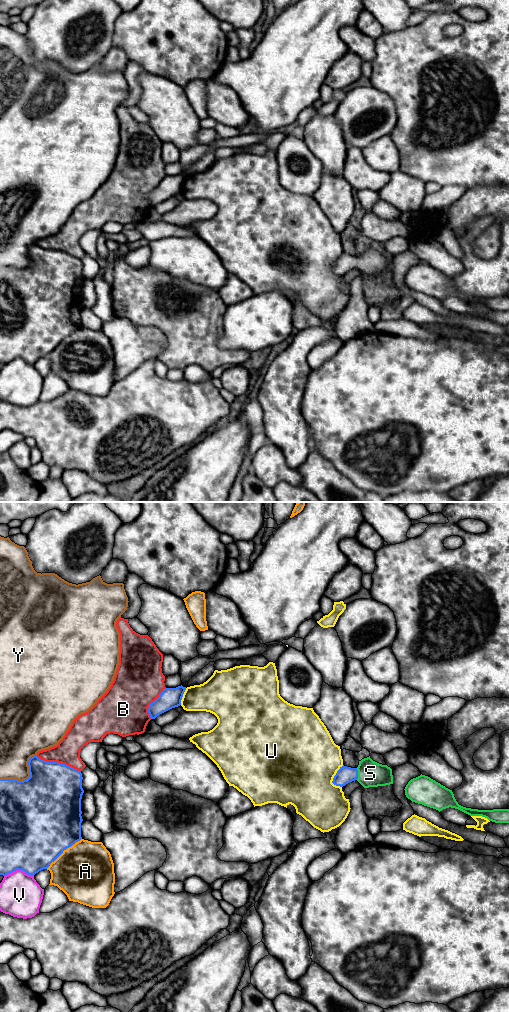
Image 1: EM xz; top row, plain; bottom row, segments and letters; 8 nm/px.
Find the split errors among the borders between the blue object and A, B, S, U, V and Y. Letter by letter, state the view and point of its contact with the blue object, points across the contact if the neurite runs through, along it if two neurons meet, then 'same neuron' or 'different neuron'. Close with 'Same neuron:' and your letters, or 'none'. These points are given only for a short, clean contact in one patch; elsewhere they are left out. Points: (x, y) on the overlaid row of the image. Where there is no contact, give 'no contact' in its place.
A: meets blue in xz at (63, 850); different neuron
B: meets blue in xz at (57, 762); different neuron
S: meets blue in xz at (357, 774); runs through xz (345, 775), (357, 774), (370, 773); same neuron
U: meets blue in xz at (333, 778); different neuron
V: meets blue in xz at (18, 869); different neuron
Y: meets blue in xz at (27, 779); different neuron
Same neuron: S

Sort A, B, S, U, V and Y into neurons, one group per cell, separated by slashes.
A / B / S / U / V / Y

